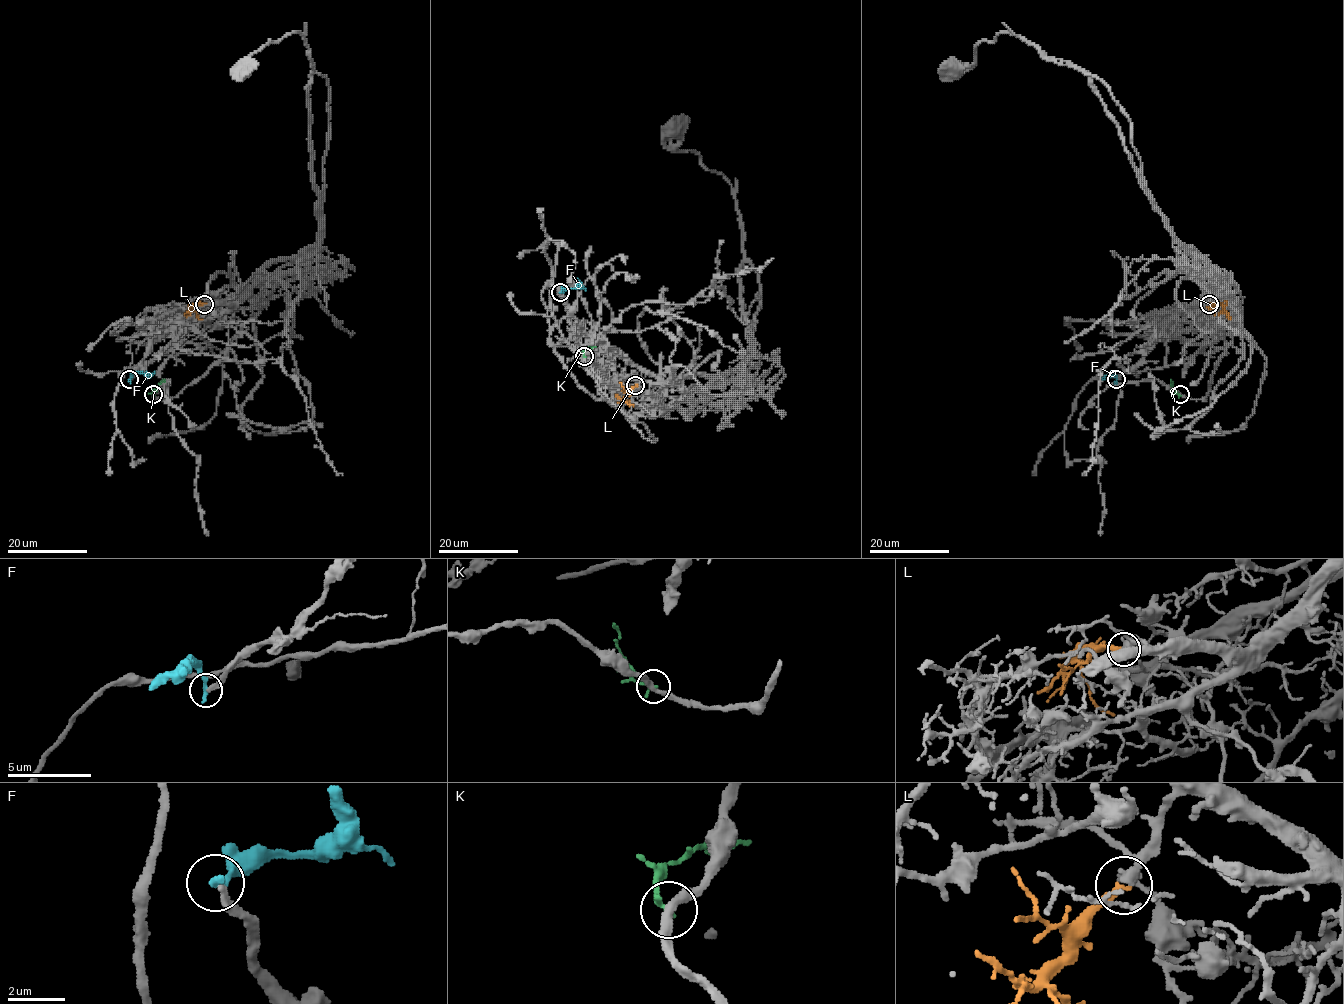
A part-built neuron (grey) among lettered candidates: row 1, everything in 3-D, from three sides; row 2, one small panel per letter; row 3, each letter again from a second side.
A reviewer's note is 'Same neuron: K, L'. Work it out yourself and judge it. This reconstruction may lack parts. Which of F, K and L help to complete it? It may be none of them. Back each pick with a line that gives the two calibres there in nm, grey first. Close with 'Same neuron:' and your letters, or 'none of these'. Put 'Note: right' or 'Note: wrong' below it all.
L: Thickness 400 nm (grey) against 280 nm
Same neuron: L
Note: wrong

